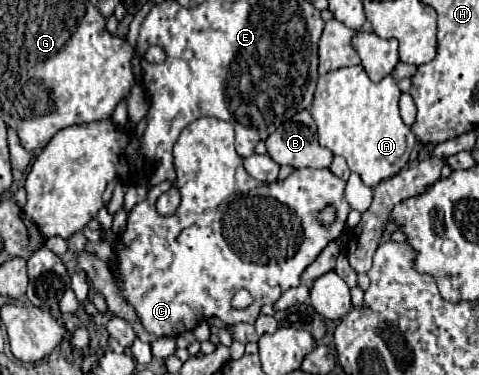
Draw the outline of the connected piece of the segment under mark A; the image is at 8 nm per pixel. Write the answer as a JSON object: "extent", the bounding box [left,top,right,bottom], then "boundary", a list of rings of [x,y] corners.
{"extent":[310,65,416,187],"boundary":[[[360,65],[342,67],[318,79],[310,113],[318,125],[320,145],[344,157],[350,171],[358,173],[368,187],[402,171],[416,143],[410,127],[400,117],[398,99],[400,89],[392,75],[374,83]]]}

